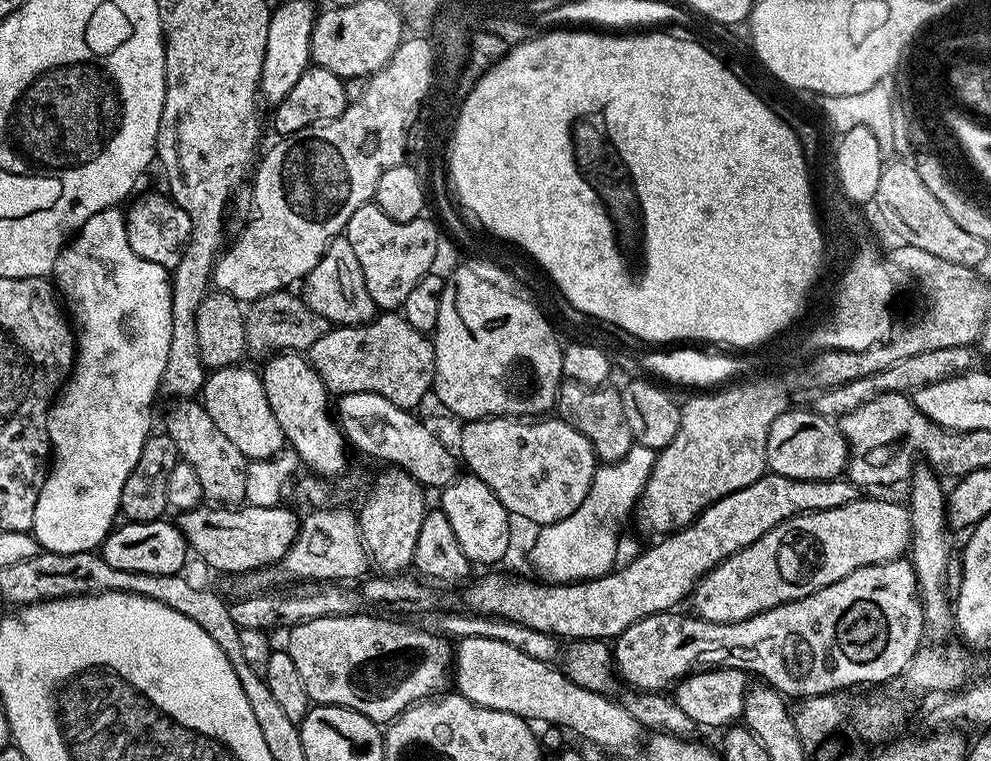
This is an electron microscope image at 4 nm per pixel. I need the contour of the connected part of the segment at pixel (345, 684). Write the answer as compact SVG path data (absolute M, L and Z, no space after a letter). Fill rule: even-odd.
M364 615L327 616L293 624L286 651L290 658L294 658L294 666L302 677L302 686L306 686L309 701L349 708L384 726L401 716L407 708L435 697L441 691L439 688L443 686L444 678L450 674L452 652L445 637L436 636L415 623L399 624L396 620Z

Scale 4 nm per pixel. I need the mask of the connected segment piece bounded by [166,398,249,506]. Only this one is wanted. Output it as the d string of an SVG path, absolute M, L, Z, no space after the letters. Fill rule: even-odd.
M184 398L172 408L168 416L166 435L174 438L181 461L189 464L198 477L205 497L216 506L239 506L245 503L246 470L249 461L244 459L242 450L218 430L218 422L206 414L203 403L196 398Z

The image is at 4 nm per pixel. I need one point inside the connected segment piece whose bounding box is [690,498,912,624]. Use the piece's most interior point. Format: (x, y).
(806, 553)

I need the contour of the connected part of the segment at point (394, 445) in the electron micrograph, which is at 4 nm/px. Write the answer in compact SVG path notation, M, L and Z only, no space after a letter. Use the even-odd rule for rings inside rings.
M345 392L337 400L340 401L337 404L335 401L334 415L347 443L355 451L357 448L376 460L385 460L385 465L409 472L428 490L442 490L451 480L456 479L458 460L453 449L451 452L409 409L394 406L394 402L390 402L390 398L382 398L382 394Z

